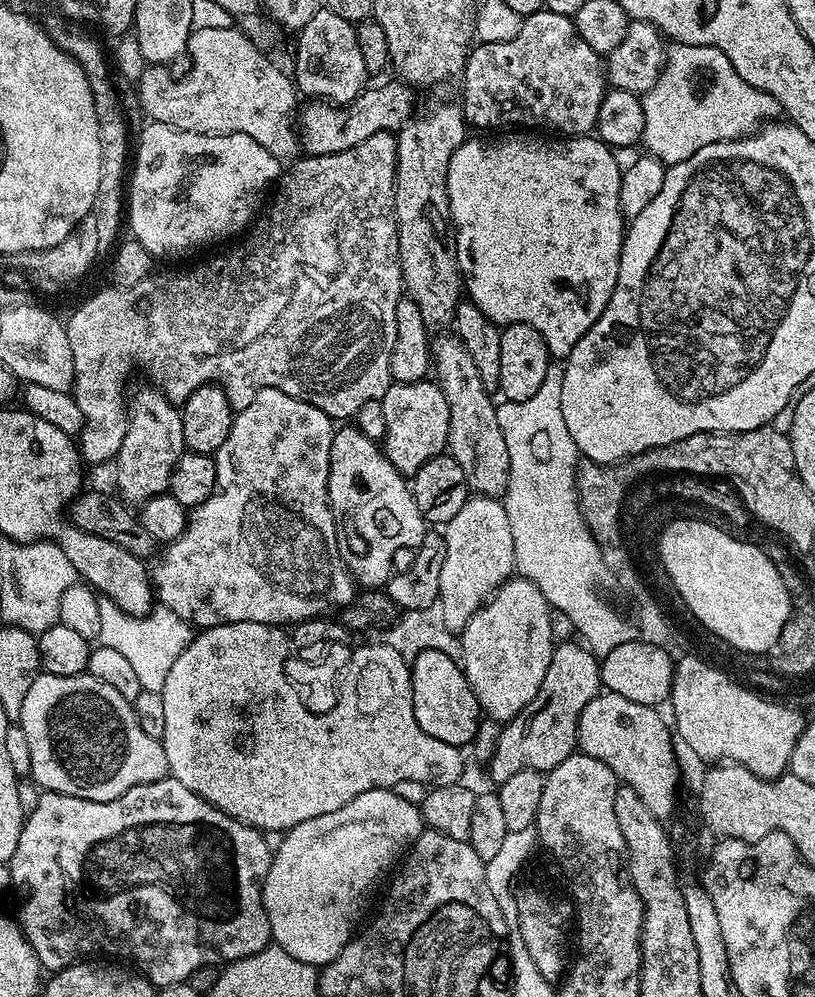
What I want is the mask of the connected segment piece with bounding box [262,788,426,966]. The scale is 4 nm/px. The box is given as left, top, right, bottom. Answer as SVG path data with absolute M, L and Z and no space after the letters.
M371 788L366 794L358 794L354 802L346 802L342 810L310 818L283 833L284 841L275 845L272 865L268 867L262 885L264 909L275 947L286 950L286 954L298 958L298 962L313 966L329 964L346 947L361 927L360 919L364 916L368 895L379 882L380 875L388 867L391 869L412 847L421 832L425 831L421 809L417 805L415 808L406 797L398 793L387 788Z

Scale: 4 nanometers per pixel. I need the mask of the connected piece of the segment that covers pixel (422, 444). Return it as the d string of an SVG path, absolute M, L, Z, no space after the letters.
M393 382L386 390L382 403L387 424L387 432L382 439L384 455L402 475L411 478L431 456L439 456L447 449L448 431L450 430L450 406L446 406L446 398L442 394L440 385L435 382L418 384L397 384Z

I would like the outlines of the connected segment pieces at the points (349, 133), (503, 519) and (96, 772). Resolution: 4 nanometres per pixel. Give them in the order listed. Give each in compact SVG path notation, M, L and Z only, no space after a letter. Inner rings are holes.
M403 83L380 84L377 88L365 87L356 100L337 106L327 102L308 102L298 116L298 128L302 133L302 148L308 156L329 156L358 146L379 132L395 133L413 119L411 87Z
M476 494L464 503L462 510L458 510L458 514L454 514L448 524L443 525L442 535L446 542L446 562L442 562L438 601L443 609L446 626L452 633L459 634L475 612L484 607L492 593L513 575L516 567L514 534L510 534L510 518L503 503L491 496Z
M41 671L22 702L18 726L30 746L31 779L45 792L57 792L94 802L110 802L134 786L162 780L169 775L163 743L150 738L150 734L138 726L132 701L122 698L122 694L106 686L106 682L98 682L98 678L87 674L55 676Z

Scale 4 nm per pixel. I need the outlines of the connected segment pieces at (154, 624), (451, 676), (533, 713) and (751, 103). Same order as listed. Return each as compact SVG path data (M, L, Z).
M105 599L102 604L104 614L104 631L106 642L113 650L118 650L131 663L132 669L138 674L141 689L146 692L160 692L166 682L166 674L182 650L192 640L193 625L187 624L178 614L169 608L160 606L148 613L147 616L131 616L113 602Z
M422 650L416 660L410 664L412 670L412 697L414 698L414 714L418 718L418 726L422 730L433 733L439 740L447 744L464 746L464 743L475 741L476 731L482 719L480 703L470 698L468 680L464 677L463 667L459 663L444 656L441 650Z
M557 643L552 650L550 666L546 670L546 678L542 678L542 686L538 694L534 694L532 701L501 727L500 736L496 739L496 749L491 760L487 761L486 768L492 775L493 785L499 786L506 782L506 778L518 774L523 768L533 768L545 774L556 768L566 757L577 751L578 741L576 731L580 725L582 710L601 691L600 660L583 643L560 644Z
M673 43L667 49L660 76L654 82L653 88L643 94L640 105L644 111L643 147L665 166L690 158L695 152L702 150L702 146L710 146L723 140L739 140L741 136L763 125L769 118L775 117L772 115L778 112L776 99L738 78L734 66L730 66L730 58L726 58L722 50L678 43Z

